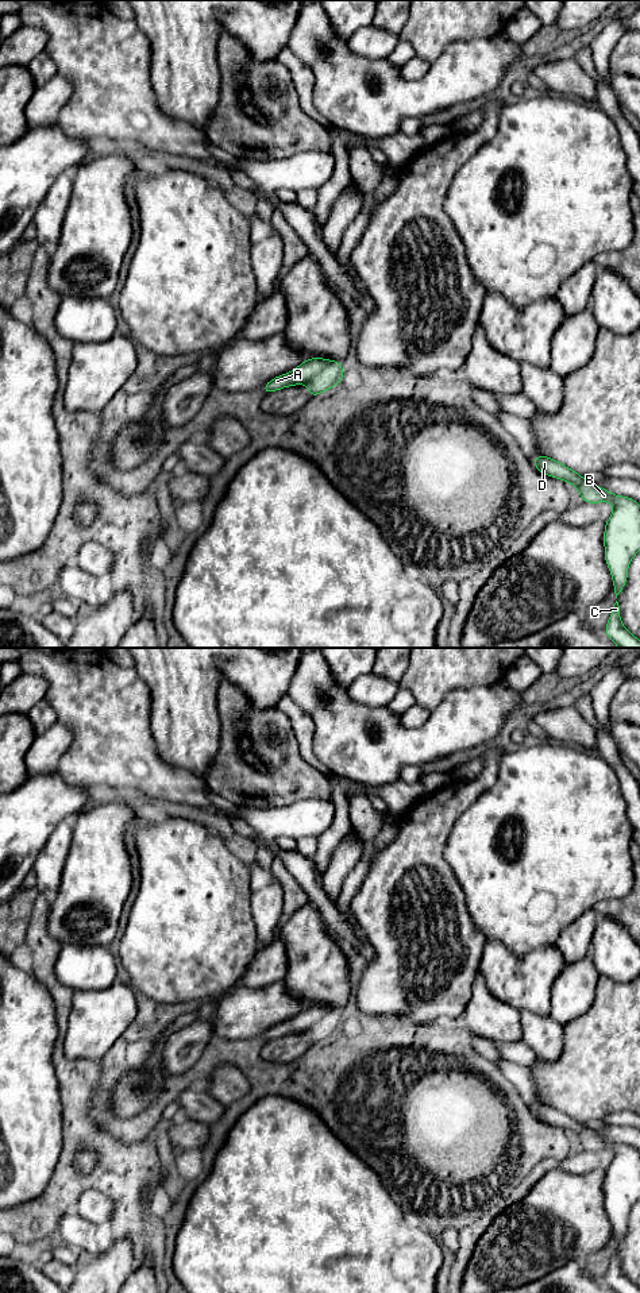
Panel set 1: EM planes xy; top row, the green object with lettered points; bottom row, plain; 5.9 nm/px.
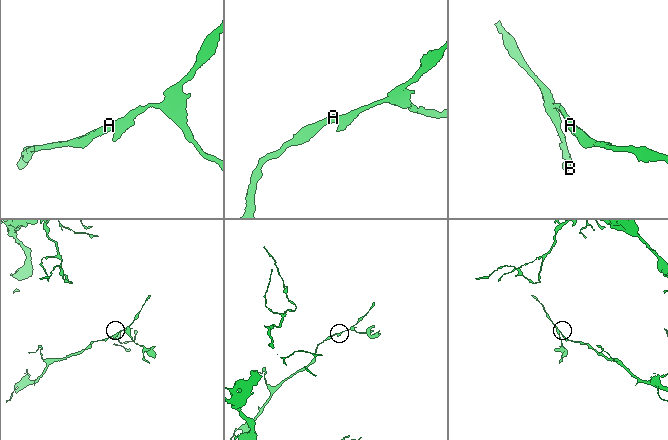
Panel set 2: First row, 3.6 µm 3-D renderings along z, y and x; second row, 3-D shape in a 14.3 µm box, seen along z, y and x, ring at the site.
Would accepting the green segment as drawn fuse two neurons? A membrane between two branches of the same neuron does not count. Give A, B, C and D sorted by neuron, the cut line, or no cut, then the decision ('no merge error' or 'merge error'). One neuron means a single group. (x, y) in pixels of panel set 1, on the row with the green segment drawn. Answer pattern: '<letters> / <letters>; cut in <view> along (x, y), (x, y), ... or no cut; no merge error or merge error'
A B C D; no cut; no merge error

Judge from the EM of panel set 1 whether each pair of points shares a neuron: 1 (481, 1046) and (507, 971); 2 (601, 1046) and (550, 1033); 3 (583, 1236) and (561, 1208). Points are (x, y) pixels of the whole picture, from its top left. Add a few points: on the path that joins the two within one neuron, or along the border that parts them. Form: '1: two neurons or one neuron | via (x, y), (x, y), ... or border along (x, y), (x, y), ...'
1: two neurons | border along (473, 1034), (482, 1035), (493, 1043)
2: two neurons | border along (583, 1012), (565, 1026), (562, 1053), (542, 1060)
3: one neuron | via (579, 1230), (565, 1215)

